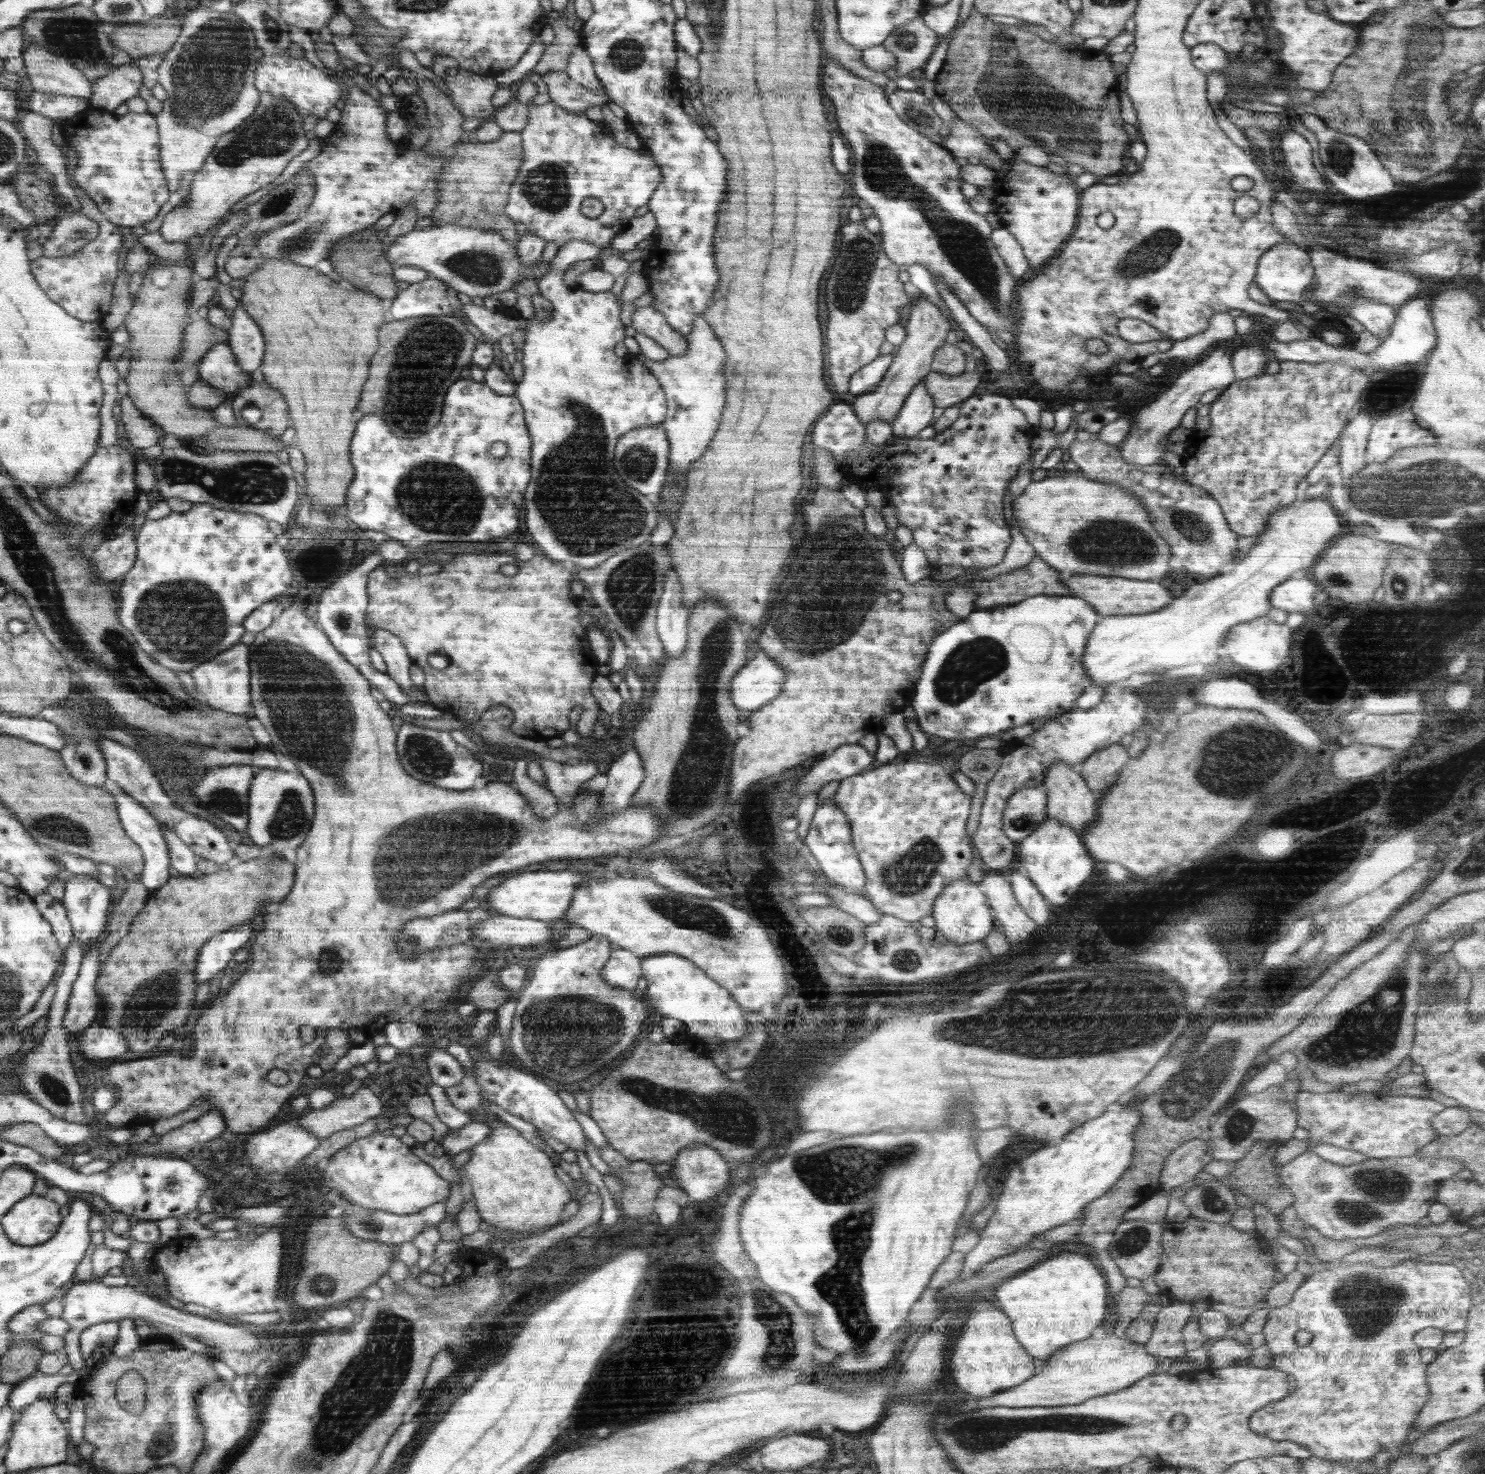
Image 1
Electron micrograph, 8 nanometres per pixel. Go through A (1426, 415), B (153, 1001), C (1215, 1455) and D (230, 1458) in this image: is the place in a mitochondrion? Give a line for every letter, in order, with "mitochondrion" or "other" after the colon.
A: other
B: mitochondrion
C: other
D: other

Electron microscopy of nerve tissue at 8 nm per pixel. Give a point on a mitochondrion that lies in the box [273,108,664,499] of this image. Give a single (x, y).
(423, 358)

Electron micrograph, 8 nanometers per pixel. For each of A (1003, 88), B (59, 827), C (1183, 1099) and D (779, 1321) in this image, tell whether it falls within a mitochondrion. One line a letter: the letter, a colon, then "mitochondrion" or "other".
A: mitochondrion
B: mitochondrion
C: mitochondrion
D: mitochondrion

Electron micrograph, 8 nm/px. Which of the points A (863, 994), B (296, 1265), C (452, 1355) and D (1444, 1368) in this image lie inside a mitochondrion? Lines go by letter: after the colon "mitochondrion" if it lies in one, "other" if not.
A: other
B: other
C: other
D: other

